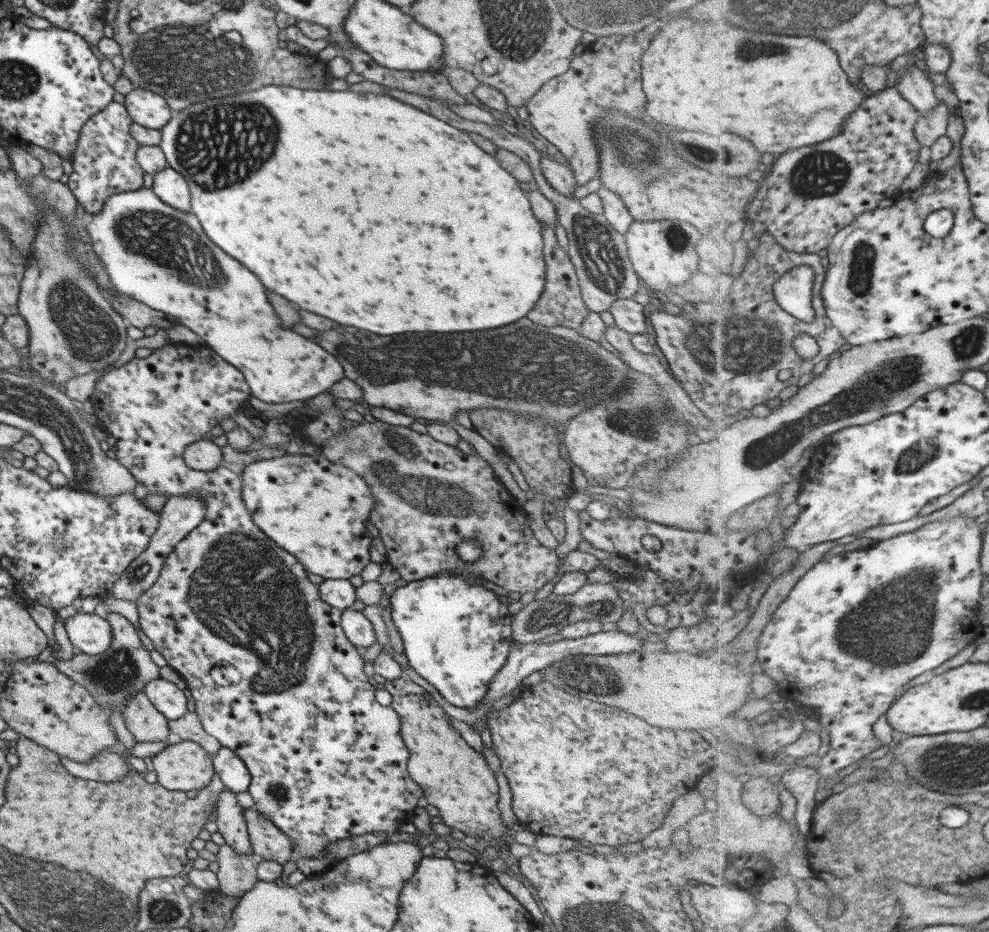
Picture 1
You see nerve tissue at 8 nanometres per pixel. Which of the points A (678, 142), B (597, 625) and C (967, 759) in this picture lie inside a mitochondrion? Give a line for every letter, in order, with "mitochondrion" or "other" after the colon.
A: mitochondrion
B: other
C: mitochondrion

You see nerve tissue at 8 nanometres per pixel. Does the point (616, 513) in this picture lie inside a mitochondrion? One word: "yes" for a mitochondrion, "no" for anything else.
no

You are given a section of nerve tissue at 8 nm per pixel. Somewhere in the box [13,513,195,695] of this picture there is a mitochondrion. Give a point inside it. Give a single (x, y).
(140, 570)

